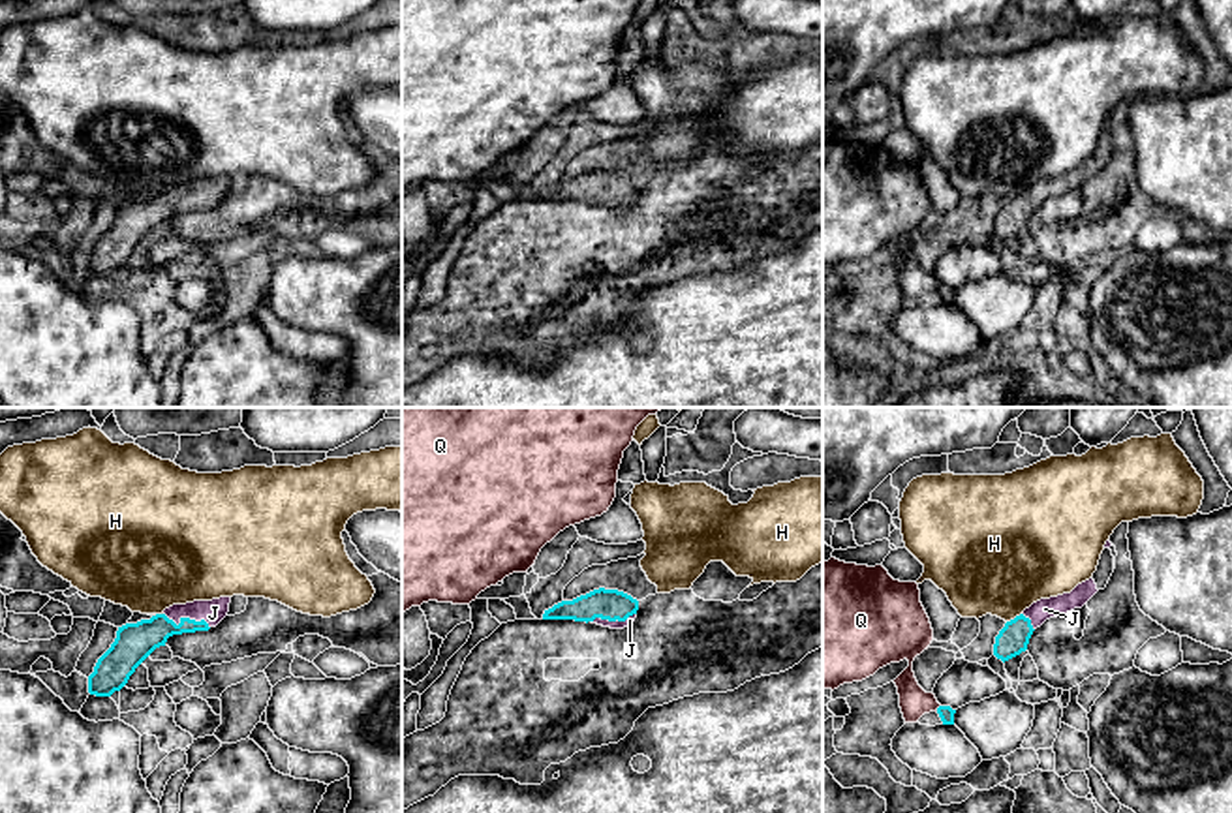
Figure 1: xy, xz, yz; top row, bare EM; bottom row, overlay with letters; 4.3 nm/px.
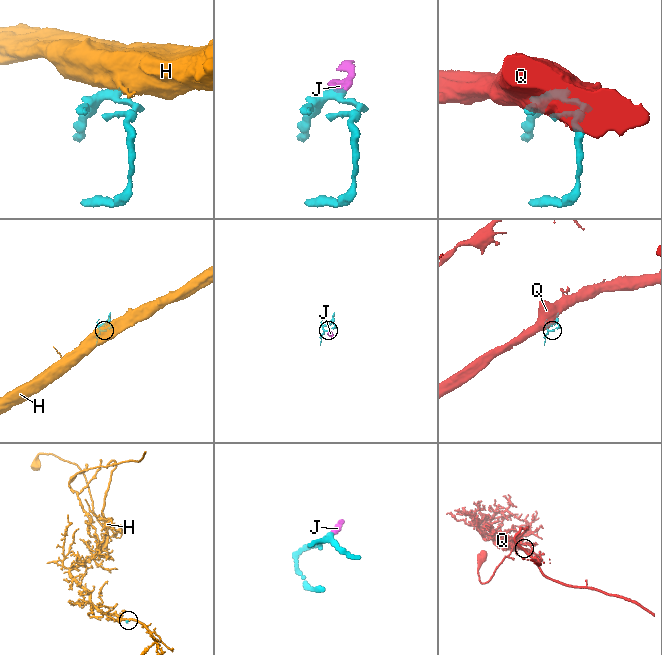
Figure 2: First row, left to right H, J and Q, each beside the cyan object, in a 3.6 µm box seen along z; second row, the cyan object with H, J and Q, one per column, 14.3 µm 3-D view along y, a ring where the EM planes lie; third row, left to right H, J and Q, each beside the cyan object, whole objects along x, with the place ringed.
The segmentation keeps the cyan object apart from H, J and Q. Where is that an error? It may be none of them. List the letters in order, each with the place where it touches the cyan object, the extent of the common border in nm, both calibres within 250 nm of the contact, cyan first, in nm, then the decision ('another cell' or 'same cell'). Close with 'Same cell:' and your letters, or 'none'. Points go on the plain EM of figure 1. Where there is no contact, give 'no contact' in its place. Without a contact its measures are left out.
H: yz (1015, 198) | 80 nm | 140/460 nm | another cell
J: xy (188, 198) | 220 nm | 160/100 nm | same cell
Q: yz (938, 288) | 40 nm | 60/130 nm | another cell
Same cell: J

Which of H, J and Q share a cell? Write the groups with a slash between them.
H / J / Q

